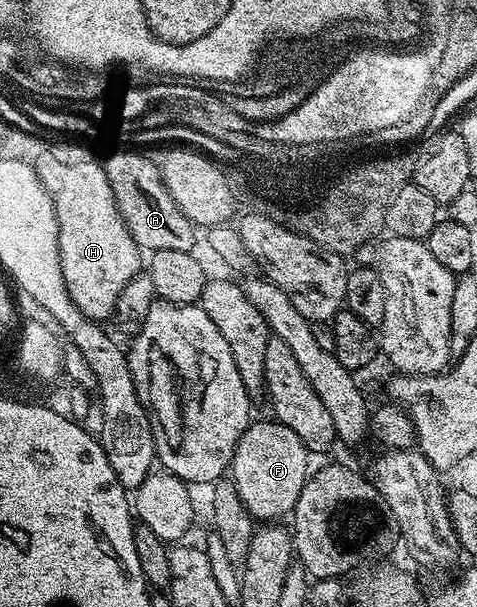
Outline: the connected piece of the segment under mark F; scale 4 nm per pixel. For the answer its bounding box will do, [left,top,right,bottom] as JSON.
[228,420,311,523]

